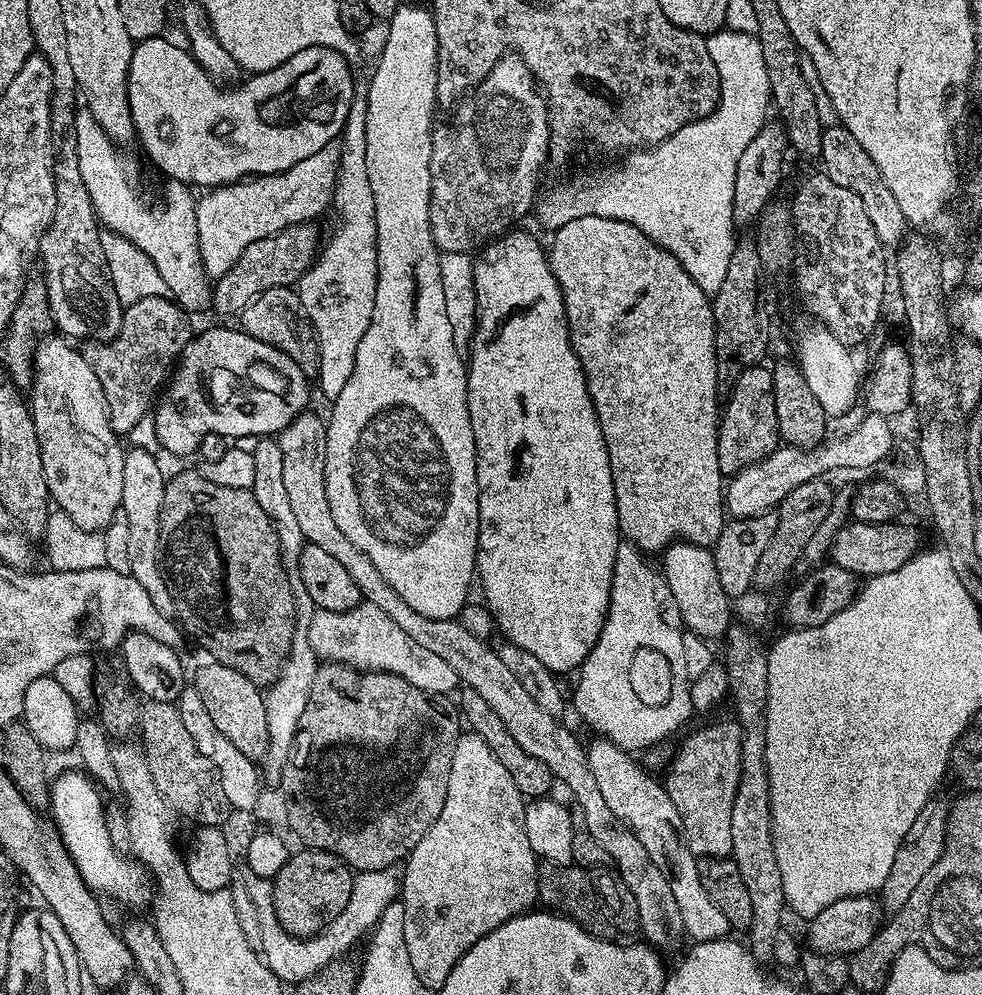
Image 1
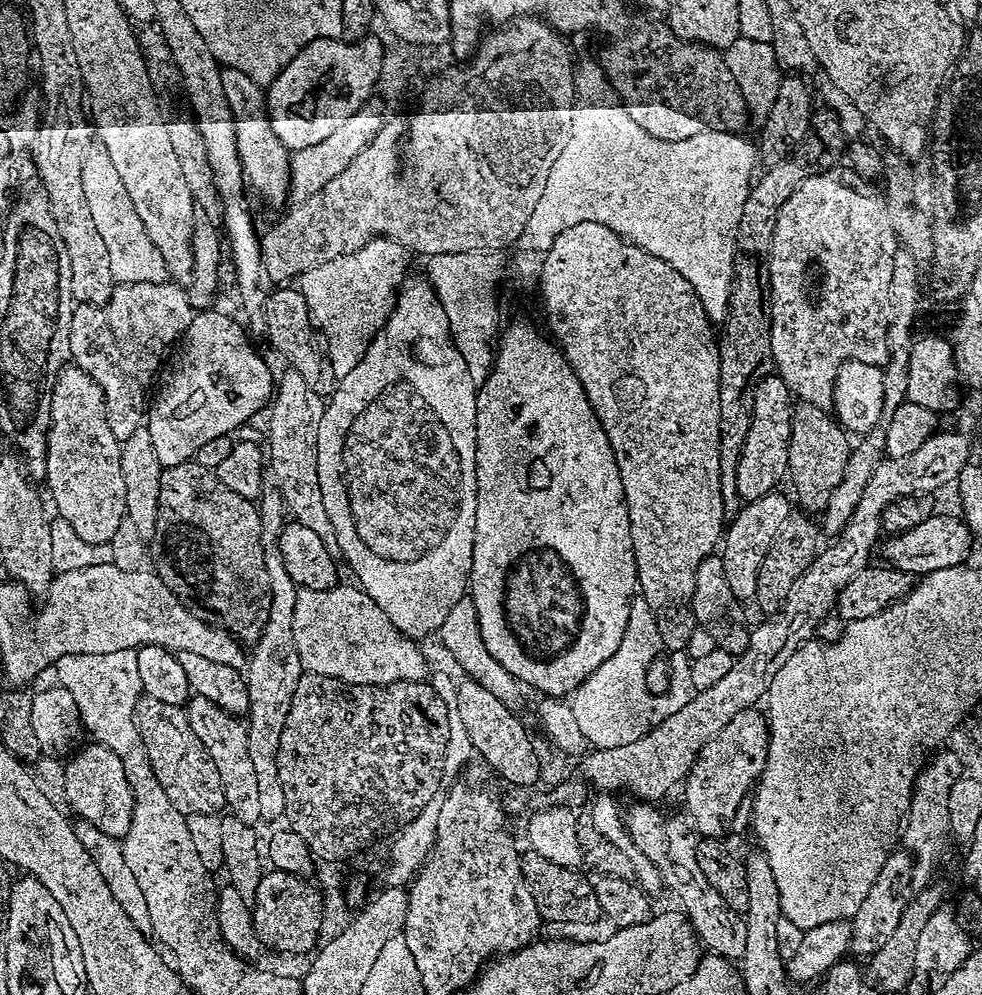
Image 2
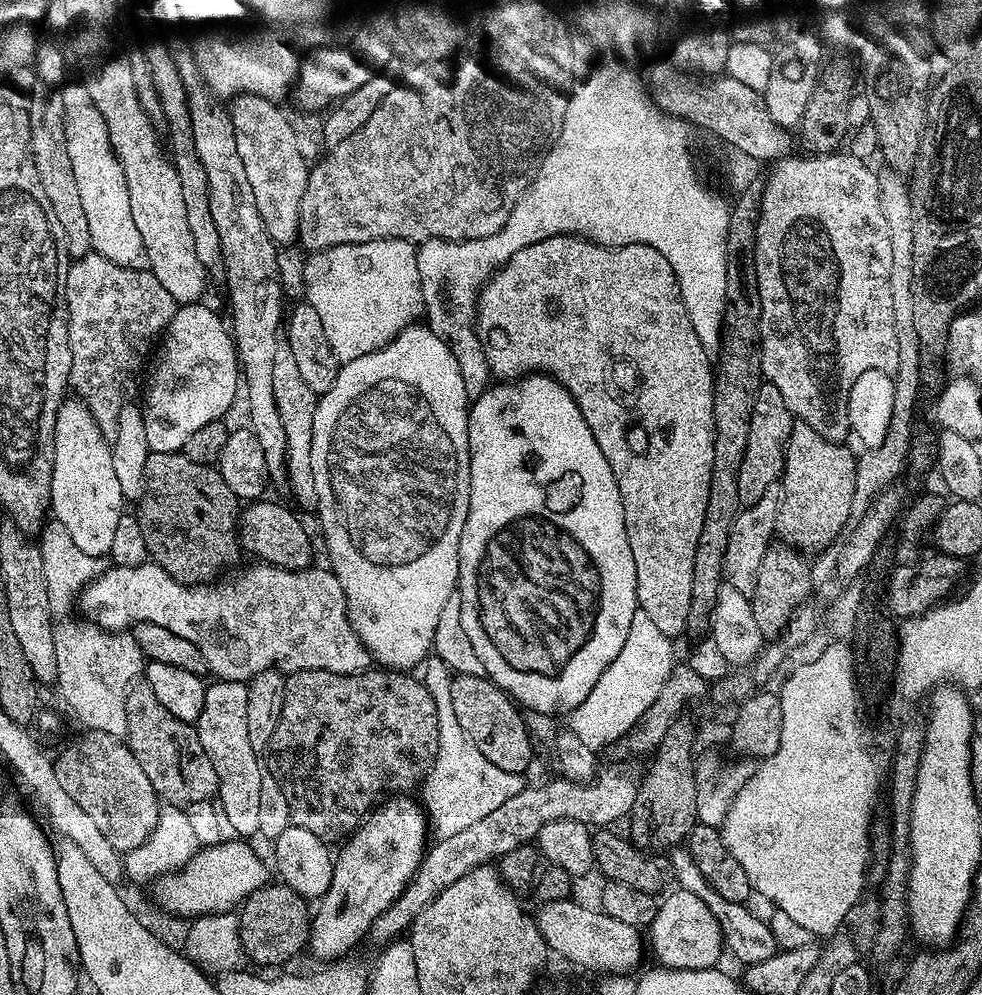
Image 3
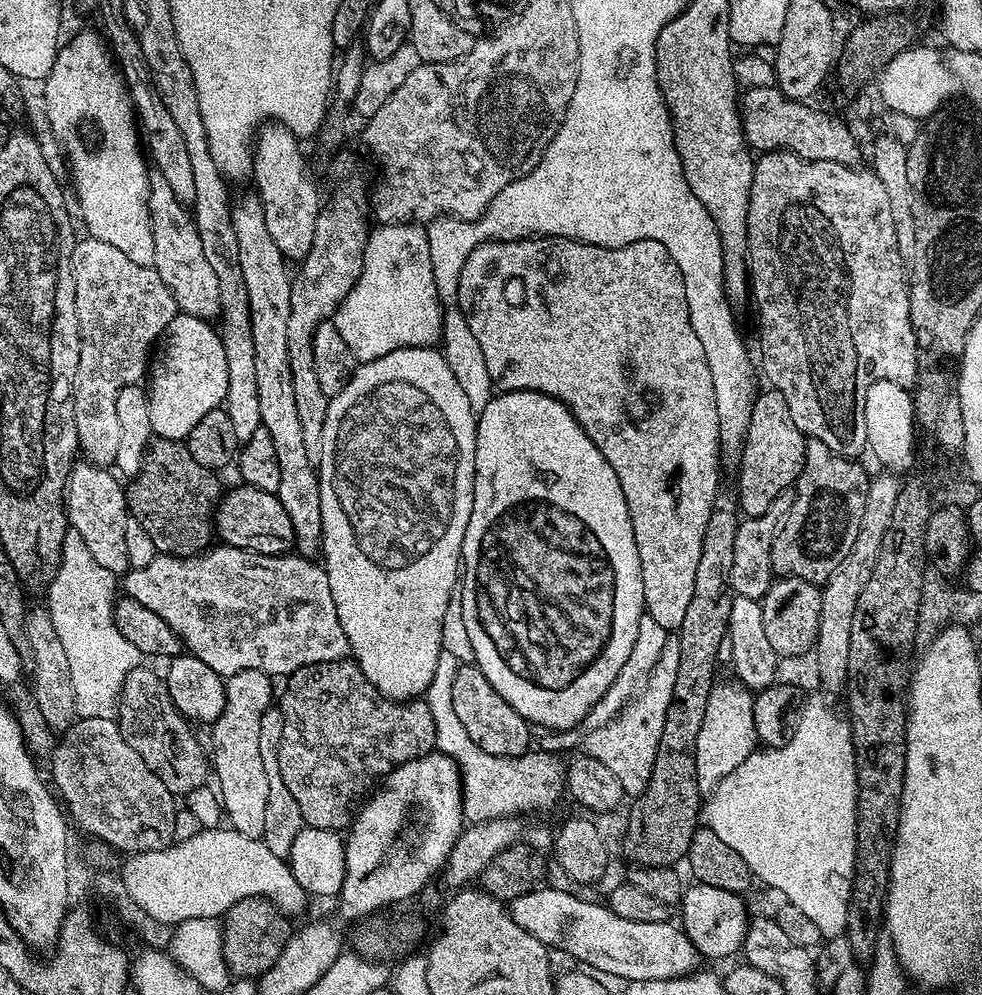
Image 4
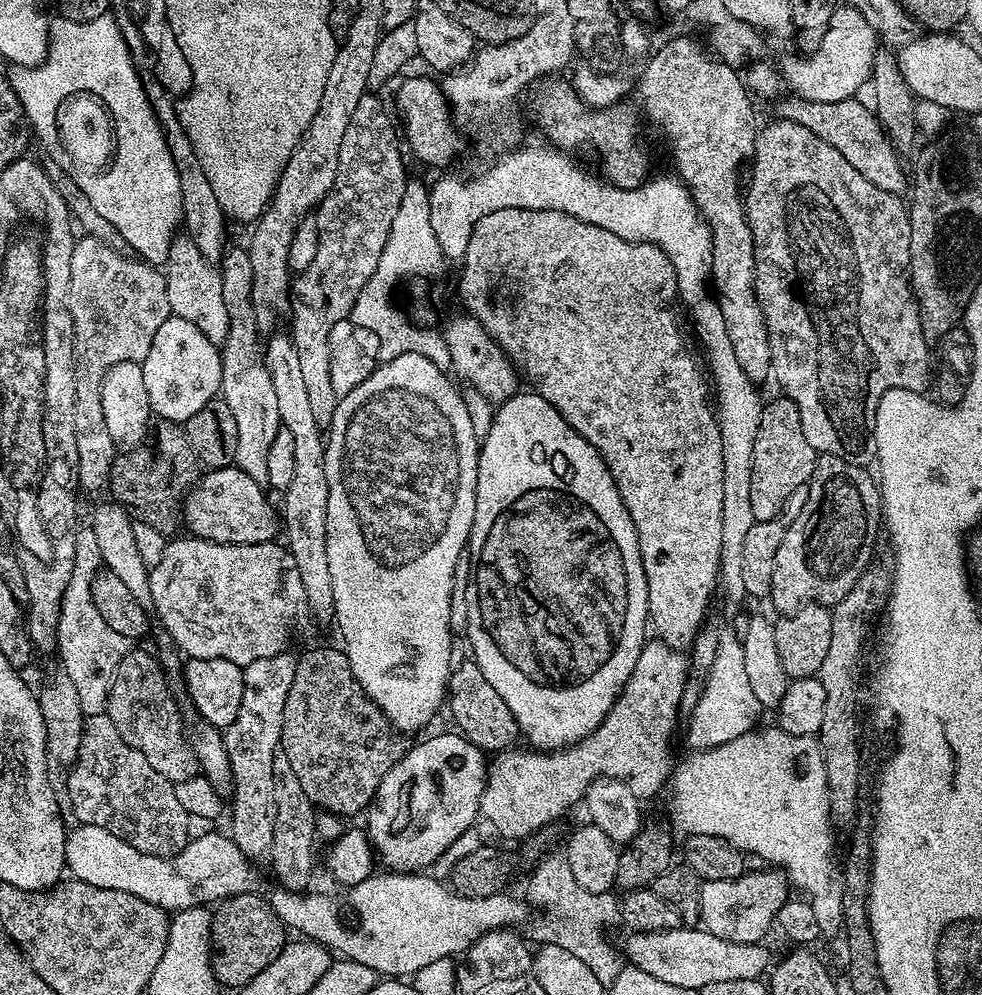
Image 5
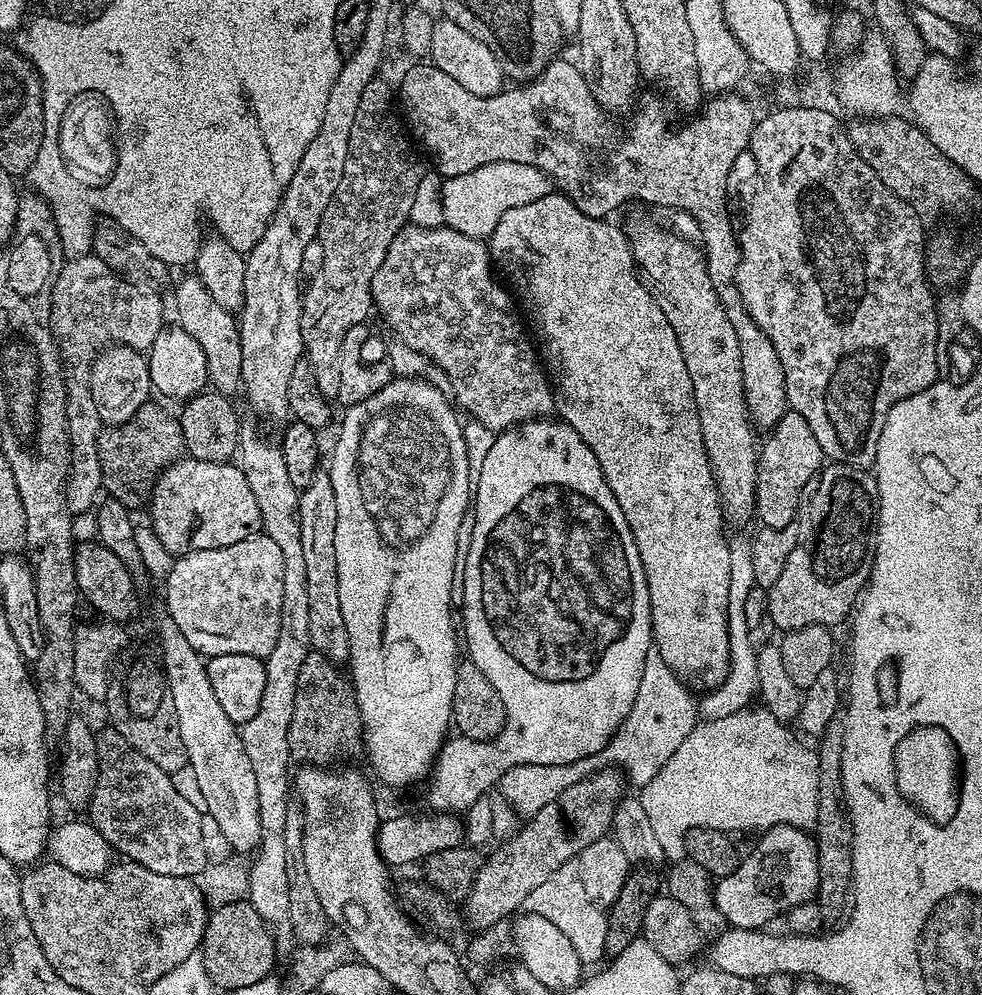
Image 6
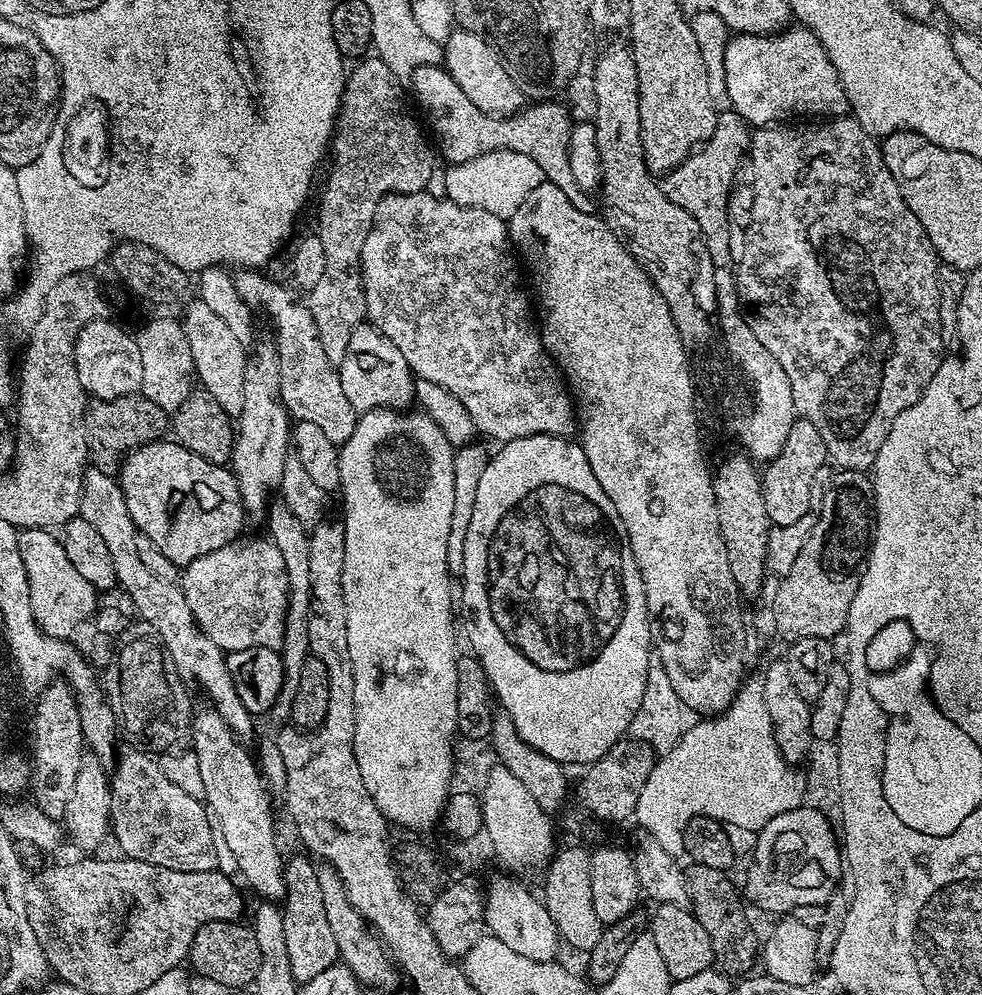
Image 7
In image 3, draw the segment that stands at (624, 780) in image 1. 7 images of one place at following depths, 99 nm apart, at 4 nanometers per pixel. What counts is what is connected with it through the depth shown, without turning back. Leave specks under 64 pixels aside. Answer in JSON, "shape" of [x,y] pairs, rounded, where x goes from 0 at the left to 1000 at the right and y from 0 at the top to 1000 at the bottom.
{"shape":[[[693,850],[683,857],[684,860],[684,876],[688,879],[688,888],[693,892],[703,894],[703,898],[711,898],[711,903],[715,903],[715,907],[719,907],[719,911],[723,915],[723,919],[727,919],[727,923],[731,927],[731,931],[735,935],[735,943],[737,944],[737,952],[743,958],[746,957],[752,964],[755,965],[755,970],[761,971],[768,967],[776,967],[780,963],[784,963],[792,956],[792,950],[788,939],[784,935],[781,924],[776,920],[769,921],[768,918],[762,914],[761,908],[753,909],[752,907],[739,907],[739,903],[735,903],[728,896],[719,886],[719,882],[715,882],[715,874],[711,874],[711,870],[707,870],[707,862],[701,856],[700,851]]]}

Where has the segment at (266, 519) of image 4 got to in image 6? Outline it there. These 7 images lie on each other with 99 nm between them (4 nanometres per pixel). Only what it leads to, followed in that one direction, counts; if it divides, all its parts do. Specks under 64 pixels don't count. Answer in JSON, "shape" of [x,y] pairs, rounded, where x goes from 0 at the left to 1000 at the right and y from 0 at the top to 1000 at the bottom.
{"shape":[[[184,460],[168,470],[159,479],[153,495],[155,523],[153,529],[161,537],[165,549],[175,555],[176,560],[189,559],[202,553],[222,553],[226,549],[238,549],[251,541],[262,538],[267,532],[267,517],[263,517],[263,505],[251,484],[251,476],[236,464],[219,466],[195,460]]]}

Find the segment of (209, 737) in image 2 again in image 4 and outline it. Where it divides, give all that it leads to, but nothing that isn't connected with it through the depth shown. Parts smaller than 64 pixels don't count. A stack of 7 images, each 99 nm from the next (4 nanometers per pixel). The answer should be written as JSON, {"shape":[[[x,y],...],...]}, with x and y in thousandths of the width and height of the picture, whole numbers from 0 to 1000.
{"shape":[[[246,673],[231,680],[228,685],[230,710],[214,732],[214,768],[218,773],[218,784],[224,787],[222,799],[227,809],[227,819],[231,827],[242,834],[242,838],[262,842],[269,838],[271,802],[275,798],[275,782],[271,782],[271,774],[267,771],[265,731],[267,718],[271,718],[271,714],[279,708],[277,687],[278,680],[263,673]]]}

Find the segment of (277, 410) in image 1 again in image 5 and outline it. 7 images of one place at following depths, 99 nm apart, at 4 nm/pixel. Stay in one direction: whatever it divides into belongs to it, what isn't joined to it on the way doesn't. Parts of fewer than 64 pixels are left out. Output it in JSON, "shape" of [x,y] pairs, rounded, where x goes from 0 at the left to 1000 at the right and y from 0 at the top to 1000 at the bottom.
{"shape":[[[174,317],[169,324],[165,324],[165,328],[161,328],[153,356],[149,356],[143,371],[149,384],[156,419],[173,426],[186,427],[198,420],[206,408],[221,401],[224,393],[224,350],[216,346],[210,336],[198,328],[198,324],[189,324],[189,320]]]}

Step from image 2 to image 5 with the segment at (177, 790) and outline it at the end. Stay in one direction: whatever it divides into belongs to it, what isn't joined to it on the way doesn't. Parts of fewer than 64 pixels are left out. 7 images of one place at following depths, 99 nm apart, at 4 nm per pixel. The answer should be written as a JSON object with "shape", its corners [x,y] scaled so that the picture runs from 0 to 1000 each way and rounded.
{"shape":[[[132,653],[118,670],[108,719],[116,726],[122,741],[136,750],[136,754],[141,754],[165,782],[179,789],[202,779],[204,767],[196,753],[192,737],[187,737],[187,728],[183,725],[183,716],[171,686],[172,680],[156,656],[154,659],[151,655]]]}

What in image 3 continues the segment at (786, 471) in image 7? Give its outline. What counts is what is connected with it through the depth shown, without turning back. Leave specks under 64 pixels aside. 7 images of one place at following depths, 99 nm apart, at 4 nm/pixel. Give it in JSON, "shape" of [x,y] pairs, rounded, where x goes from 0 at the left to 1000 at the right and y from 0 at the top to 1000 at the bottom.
{"shape":[[[781,384],[775,385],[772,400],[768,400],[768,416],[764,420],[764,440],[760,444],[756,472],[752,472],[752,501],[755,508],[772,505],[772,501],[776,501],[784,488],[795,485],[808,425],[809,419],[796,401],[796,392]]]}

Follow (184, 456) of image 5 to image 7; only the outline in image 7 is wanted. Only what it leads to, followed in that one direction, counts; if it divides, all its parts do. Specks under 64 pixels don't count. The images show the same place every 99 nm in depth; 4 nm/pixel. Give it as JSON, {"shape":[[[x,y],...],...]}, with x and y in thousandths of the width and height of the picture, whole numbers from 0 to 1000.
{"shape":[[[135,396],[125,398],[113,404],[109,402],[95,401],[90,407],[88,416],[86,417],[86,430],[90,433],[90,441],[92,443],[92,462],[97,469],[104,472],[104,476],[112,476],[118,478],[122,473],[122,467],[126,464],[126,459],[130,455],[135,454],[138,450],[153,445],[155,442],[162,442],[172,433],[173,418],[172,415],[163,411],[153,404],[153,401],[144,396]]]}

